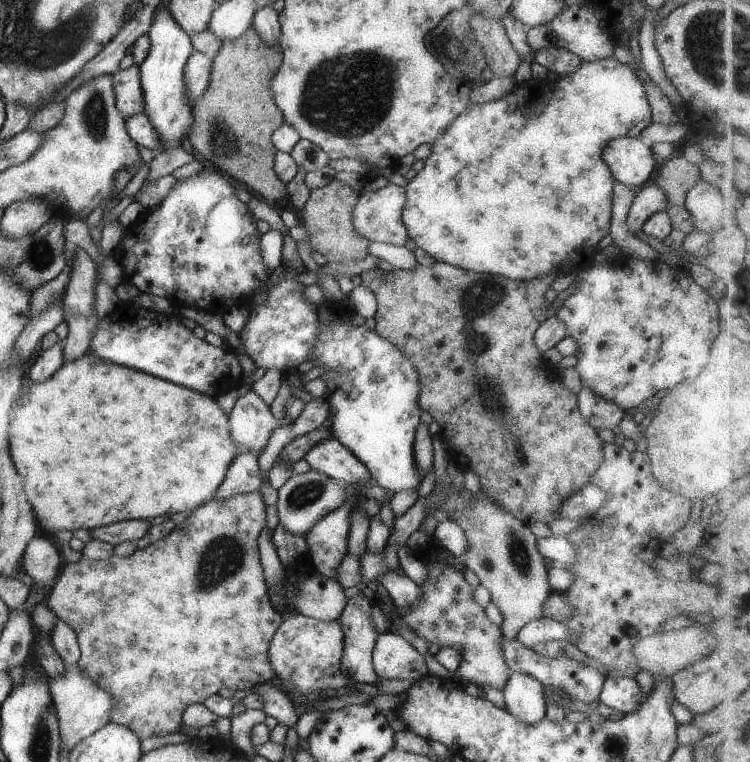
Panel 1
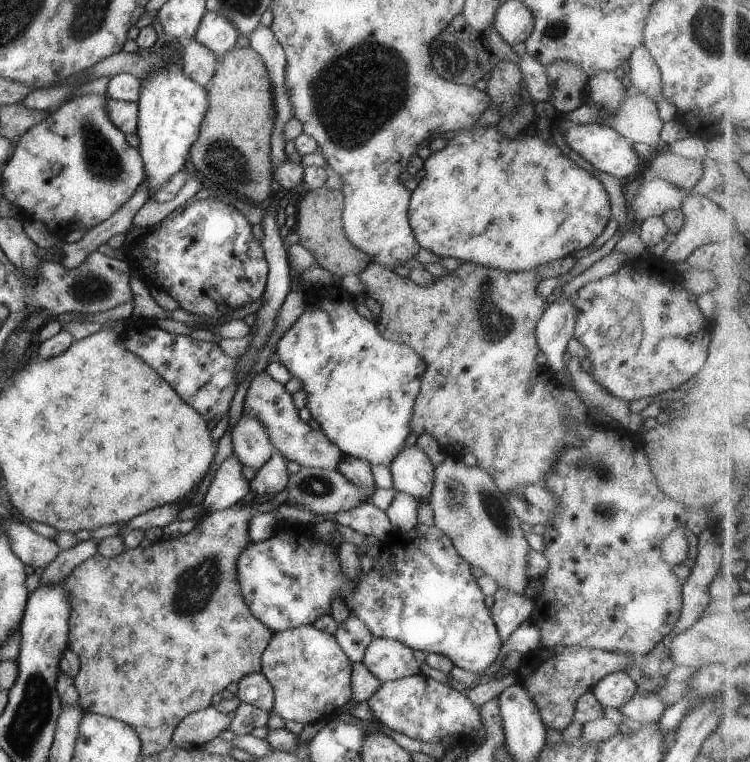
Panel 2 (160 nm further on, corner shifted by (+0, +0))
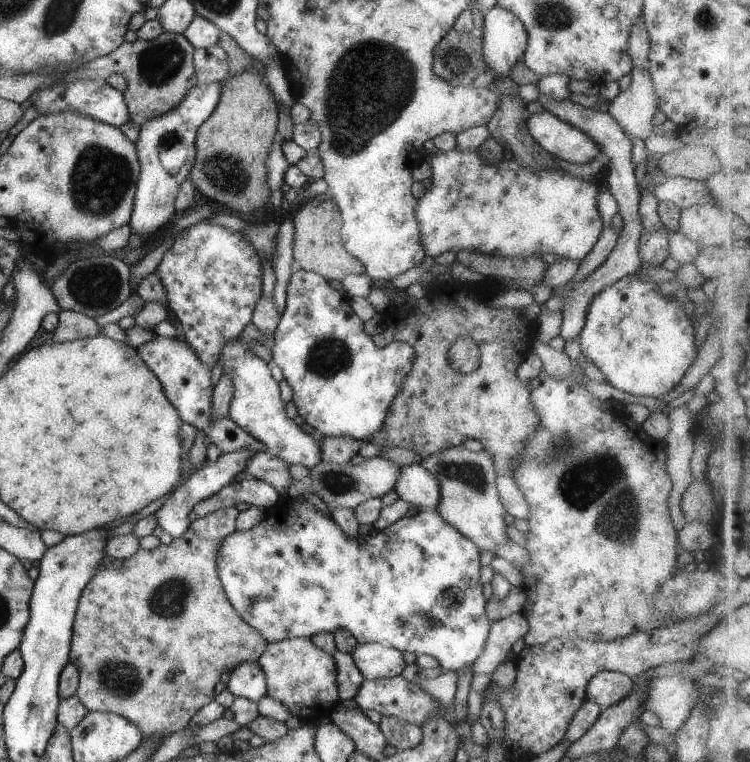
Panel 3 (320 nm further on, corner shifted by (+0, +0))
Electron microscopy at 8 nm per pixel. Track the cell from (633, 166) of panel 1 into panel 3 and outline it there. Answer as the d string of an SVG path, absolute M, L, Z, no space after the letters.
M547 110L527 117L526 129L542 151L567 162L585 164L600 153L584 132Z

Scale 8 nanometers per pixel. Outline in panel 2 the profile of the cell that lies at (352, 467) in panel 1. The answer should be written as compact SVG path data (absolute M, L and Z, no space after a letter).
M264 370L253 375L243 399L242 412L254 417L264 427L275 452L281 453L287 461L297 462L301 467L317 467L333 470L342 461L343 453L328 440L320 430L311 429L298 417L293 407L291 395L285 391L284 384L275 381Z

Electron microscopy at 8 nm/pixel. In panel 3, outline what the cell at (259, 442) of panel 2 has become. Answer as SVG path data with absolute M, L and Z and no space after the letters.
M257 451L245 465L247 476L265 481L275 488L281 497L287 498L287 488L293 482L289 474L289 465L267 451Z

